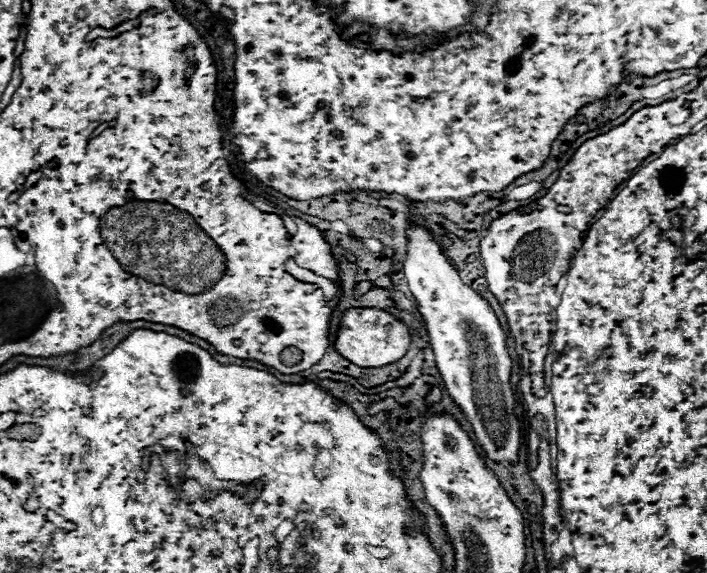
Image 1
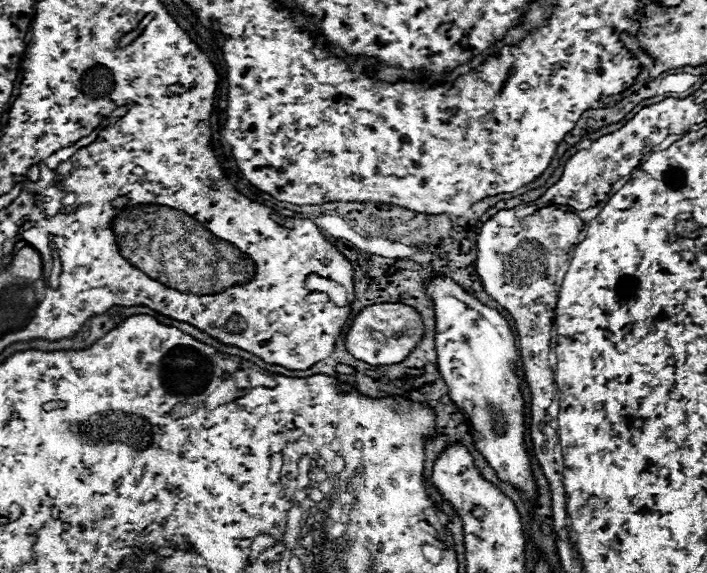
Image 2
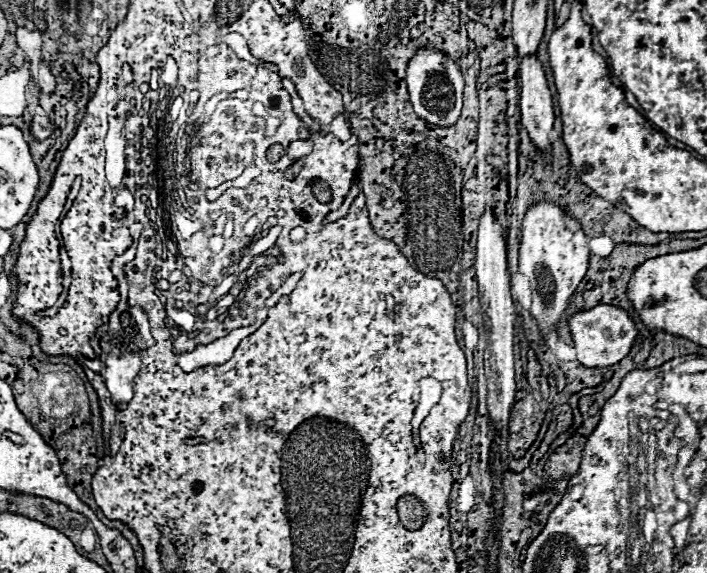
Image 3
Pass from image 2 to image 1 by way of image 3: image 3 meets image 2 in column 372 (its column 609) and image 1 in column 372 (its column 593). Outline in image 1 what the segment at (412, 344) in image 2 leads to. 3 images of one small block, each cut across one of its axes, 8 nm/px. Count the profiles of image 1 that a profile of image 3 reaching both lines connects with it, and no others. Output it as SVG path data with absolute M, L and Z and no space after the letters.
M350 308L344 312L340 320L334 348L340 356L344 356L346 360L360 368L380 368L400 360L406 354L408 344L410 344L408 328L392 314L378 308Z

